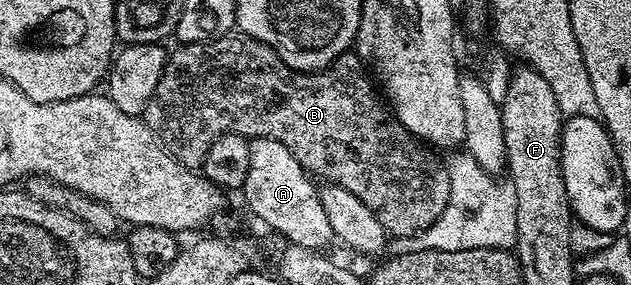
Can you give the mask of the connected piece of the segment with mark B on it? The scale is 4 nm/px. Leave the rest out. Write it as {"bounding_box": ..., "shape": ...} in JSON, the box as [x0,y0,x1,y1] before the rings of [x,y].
{"bounding_box":[143,31,451,238],"shape":[[[234,31],[226,36],[217,37],[204,45],[181,45],[177,47],[174,53],[172,50],[168,54],[165,70],[159,79],[159,87],[155,87],[155,95],[147,103],[143,120],[148,125],[149,130],[152,131],[153,136],[168,148],[169,154],[182,167],[194,171],[200,170],[204,166],[205,156],[213,141],[225,133],[237,133],[248,139],[254,137],[270,137],[271,139],[275,139],[279,143],[283,143],[283,147],[287,147],[287,151],[291,151],[291,155],[295,155],[295,159],[299,159],[299,163],[305,168],[306,173],[317,179],[322,177],[320,179],[322,182],[343,187],[351,195],[355,195],[355,199],[362,201],[373,212],[375,219],[379,219],[379,223],[385,228],[385,232],[390,238],[415,237],[418,233],[424,233],[427,227],[431,227],[431,223],[435,223],[435,219],[439,219],[439,215],[443,215],[443,211],[447,207],[447,199],[451,195],[449,171],[446,162],[444,160],[441,162],[436,157],[438,154],[430,146],[422,143],[402,127],[401,122],[390,112],[386,102],[379,96],[371,77],[371,82],[369,82],[368,76],[370,77],[370,74],[356,52],[350,51],[339,55],[326,69],[318,69],[312,73],[303,73],[300,69],[292,69],[287,63],[283,63],[283,59],[270,45],[264,45],[262,41],[254,37],[248,37],[246,33]]]}

